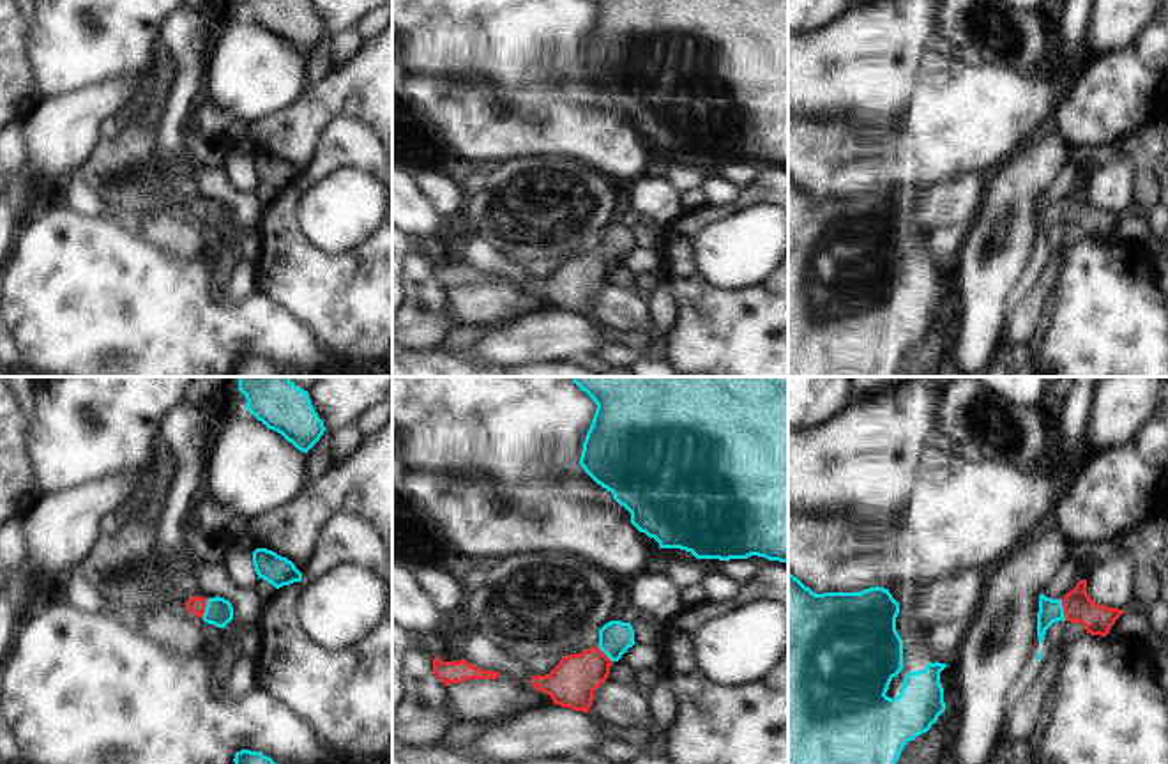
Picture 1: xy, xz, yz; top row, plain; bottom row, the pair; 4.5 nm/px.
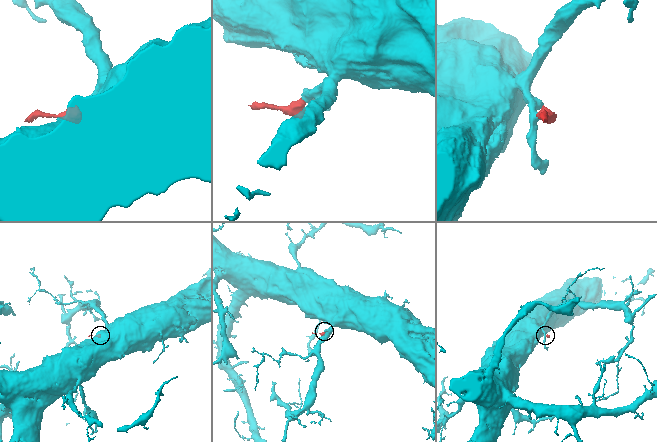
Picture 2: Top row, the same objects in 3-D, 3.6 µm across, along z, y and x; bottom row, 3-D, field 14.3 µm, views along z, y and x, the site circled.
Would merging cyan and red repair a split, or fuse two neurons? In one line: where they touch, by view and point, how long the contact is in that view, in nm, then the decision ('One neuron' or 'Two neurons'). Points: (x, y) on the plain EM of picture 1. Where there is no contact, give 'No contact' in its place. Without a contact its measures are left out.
Touches cyan at xy (205, 213). Shared border 100 nm. One neuron

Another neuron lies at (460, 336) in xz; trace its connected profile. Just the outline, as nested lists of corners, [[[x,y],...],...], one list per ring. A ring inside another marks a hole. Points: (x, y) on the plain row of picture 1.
[[[497,320],[482,325],[454,325],[438,345],[444,350],[463,350],[474,347],[474,343],[486,332],[498,329],[512,320]]]

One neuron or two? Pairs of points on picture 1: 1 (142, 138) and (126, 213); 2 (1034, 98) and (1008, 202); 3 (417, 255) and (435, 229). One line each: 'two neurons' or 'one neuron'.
1: one neuron
2: two neurons
3: two neurons

